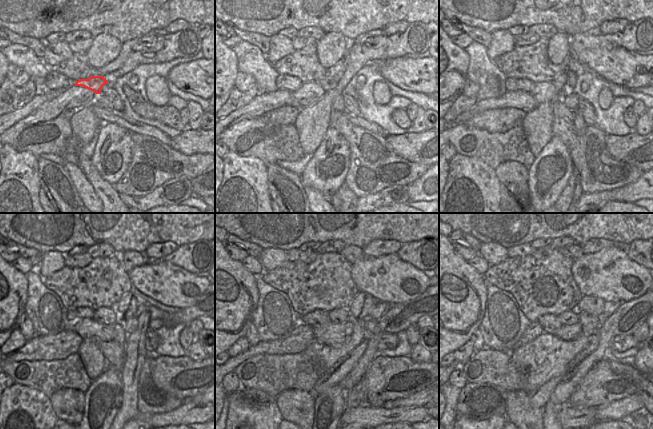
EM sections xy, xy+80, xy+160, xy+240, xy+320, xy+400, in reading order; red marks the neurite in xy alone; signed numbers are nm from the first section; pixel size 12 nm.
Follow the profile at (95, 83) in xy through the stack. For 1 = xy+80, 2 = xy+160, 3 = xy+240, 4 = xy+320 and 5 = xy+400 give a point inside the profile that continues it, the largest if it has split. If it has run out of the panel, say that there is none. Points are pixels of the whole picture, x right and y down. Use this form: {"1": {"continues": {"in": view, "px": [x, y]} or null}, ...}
{"1": {"continues": {"in": "xy+80", "px": [329, 82]}}, "2": {"continues": {"in": "xy+160", "px": [564, 83]}}, "3": {"continues": {"in": "xy+240", "px": [126, 307]}}, "4": {"continues": {"in": "xy+320", "px": [361, 306]}}, "5": {"continues": {"in": "xy+400", "px": [592, 305]}}}

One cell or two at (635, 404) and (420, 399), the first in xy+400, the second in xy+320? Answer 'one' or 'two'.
one

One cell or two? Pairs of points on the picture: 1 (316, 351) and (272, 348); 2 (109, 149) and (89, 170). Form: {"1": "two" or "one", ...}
{"1": "two", "2": "two"}

